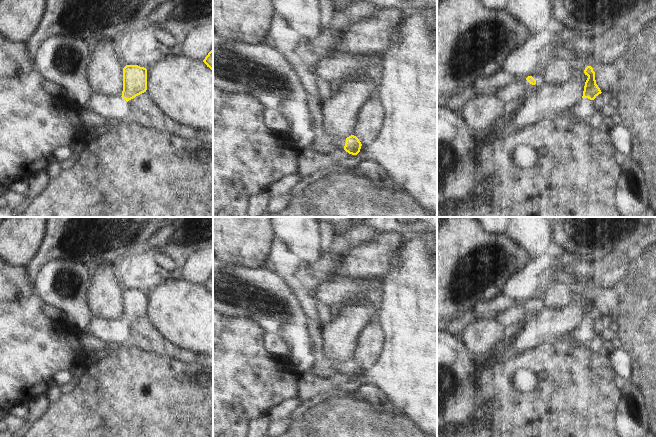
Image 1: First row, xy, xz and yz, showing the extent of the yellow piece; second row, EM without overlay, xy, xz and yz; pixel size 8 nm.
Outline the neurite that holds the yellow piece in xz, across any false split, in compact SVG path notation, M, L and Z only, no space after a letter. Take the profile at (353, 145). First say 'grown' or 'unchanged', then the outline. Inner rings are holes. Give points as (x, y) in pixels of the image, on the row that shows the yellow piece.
grown; M318 134L310 146L322 153L335 149L344 149L349 154L357 155L362 144L354 135L343 139L336 139L330 135Z

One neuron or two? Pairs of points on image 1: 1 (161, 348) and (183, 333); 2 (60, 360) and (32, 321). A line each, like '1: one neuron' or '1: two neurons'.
1: two neurons
2: one neuron

